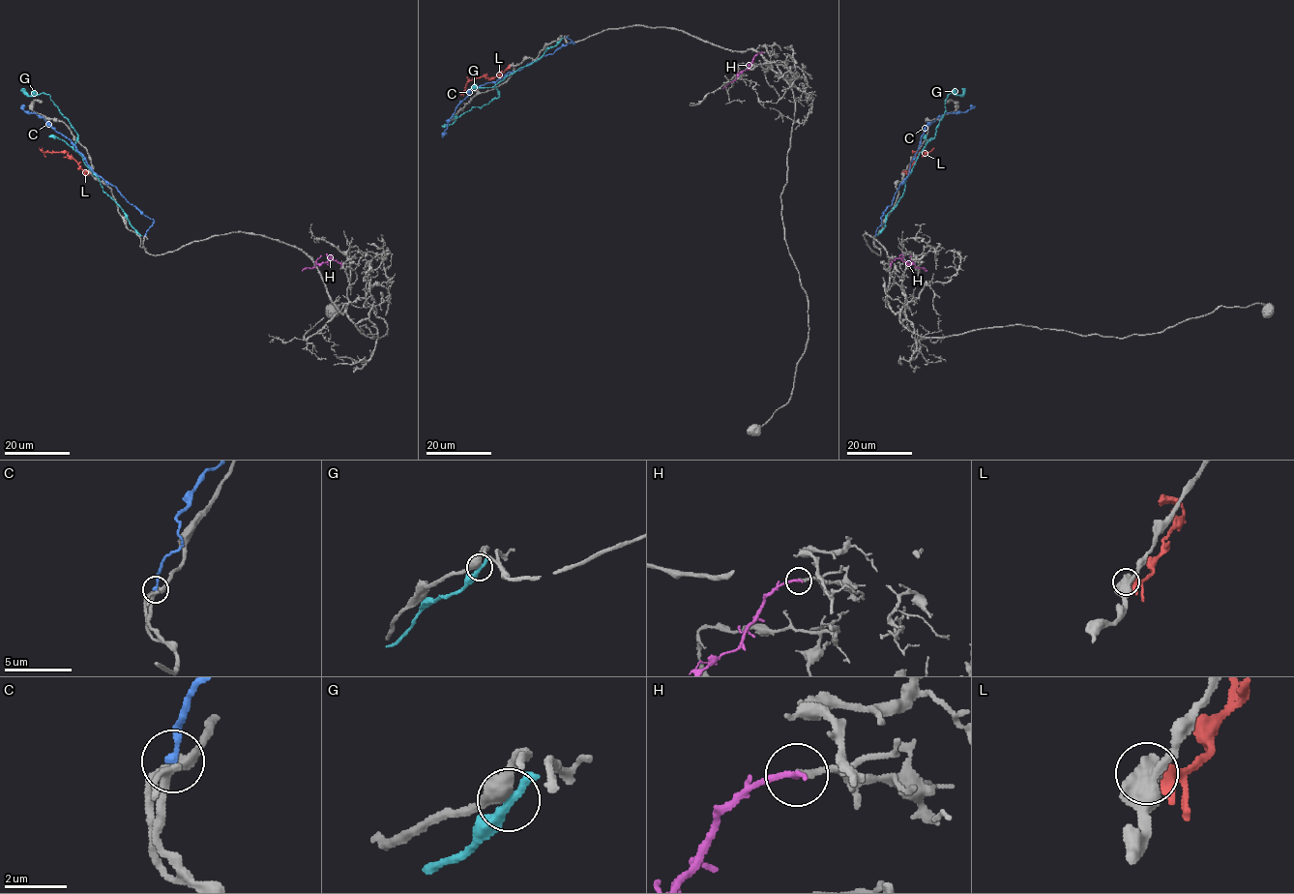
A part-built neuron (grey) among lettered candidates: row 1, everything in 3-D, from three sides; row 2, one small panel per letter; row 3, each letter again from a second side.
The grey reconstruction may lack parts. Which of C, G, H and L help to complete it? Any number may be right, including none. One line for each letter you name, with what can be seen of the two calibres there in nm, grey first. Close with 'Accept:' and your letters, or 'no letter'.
H: calibres 170 and 240 nm
Accept: H

